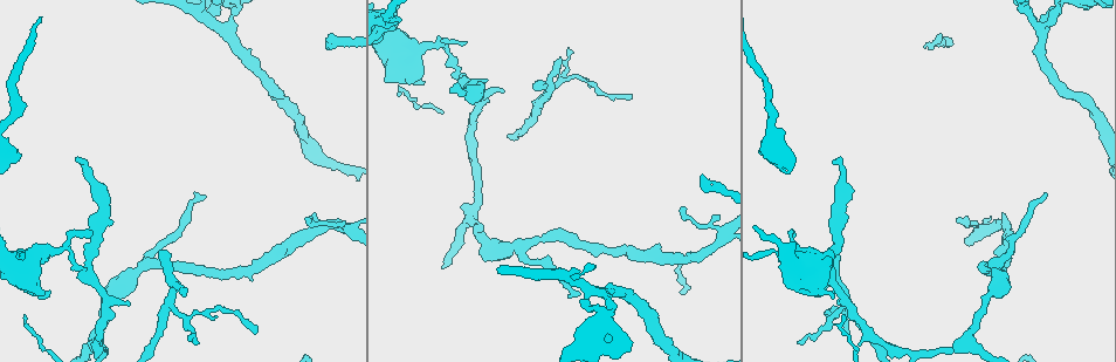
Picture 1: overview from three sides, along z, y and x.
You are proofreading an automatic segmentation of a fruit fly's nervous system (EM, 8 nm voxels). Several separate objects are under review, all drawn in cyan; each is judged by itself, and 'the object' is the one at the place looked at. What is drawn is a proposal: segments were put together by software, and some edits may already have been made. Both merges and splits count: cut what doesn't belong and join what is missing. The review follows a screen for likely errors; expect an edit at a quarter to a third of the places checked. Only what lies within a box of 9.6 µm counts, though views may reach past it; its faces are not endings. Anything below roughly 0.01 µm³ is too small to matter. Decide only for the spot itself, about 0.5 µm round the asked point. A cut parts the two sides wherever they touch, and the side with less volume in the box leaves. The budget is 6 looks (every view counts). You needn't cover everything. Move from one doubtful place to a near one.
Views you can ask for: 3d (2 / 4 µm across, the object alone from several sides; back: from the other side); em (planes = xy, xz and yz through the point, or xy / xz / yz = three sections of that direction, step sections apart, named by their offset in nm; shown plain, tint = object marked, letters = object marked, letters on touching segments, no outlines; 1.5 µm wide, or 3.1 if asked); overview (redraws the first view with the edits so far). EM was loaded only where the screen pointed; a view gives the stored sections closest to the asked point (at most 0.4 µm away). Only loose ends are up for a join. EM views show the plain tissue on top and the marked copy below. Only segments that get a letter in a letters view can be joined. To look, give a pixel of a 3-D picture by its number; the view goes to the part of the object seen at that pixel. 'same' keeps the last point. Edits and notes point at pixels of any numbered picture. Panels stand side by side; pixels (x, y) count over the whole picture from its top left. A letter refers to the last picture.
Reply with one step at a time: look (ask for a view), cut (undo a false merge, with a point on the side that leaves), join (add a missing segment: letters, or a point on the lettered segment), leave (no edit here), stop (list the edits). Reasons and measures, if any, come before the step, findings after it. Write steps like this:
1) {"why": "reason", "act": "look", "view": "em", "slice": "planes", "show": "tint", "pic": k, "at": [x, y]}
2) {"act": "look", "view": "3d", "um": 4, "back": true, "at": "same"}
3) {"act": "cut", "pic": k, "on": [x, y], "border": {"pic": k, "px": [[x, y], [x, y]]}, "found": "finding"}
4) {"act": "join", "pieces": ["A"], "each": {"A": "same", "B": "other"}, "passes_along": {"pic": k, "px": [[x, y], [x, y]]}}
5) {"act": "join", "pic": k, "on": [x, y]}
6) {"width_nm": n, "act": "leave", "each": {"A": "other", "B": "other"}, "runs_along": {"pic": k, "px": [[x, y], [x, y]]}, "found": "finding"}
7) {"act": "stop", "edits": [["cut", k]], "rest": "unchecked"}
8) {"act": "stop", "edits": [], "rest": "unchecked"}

{"why": "free end", "act": "look", "view": "3d", "um": 2, "pic": 1, "at": [198, 343]}

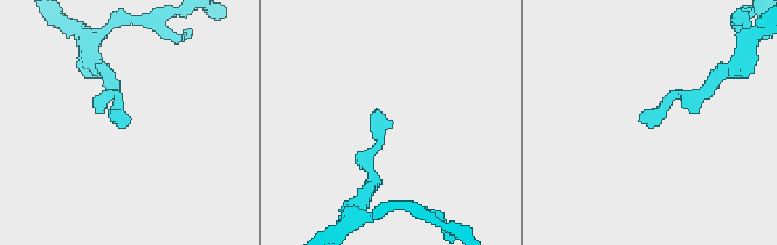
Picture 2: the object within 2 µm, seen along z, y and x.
{"why": "need the tissue", "act": "look", "view": "em", "slice": "planes", "show": "letters", "pic": 2, "at": [650, 120]}

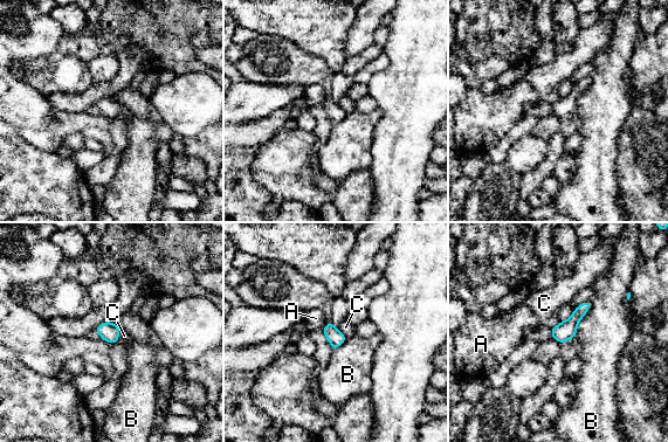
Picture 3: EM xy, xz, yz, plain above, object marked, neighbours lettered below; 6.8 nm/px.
{"width_nm": 110, "act": "leave", "each": {"A": "other", "B": "other", "C": "other"}, "found": "none of them fits"}

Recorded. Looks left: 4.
{"why": "calibre changes", "act": "look", "view": "3d", "um": 4, "pic": 1, "at": [770, 250]}

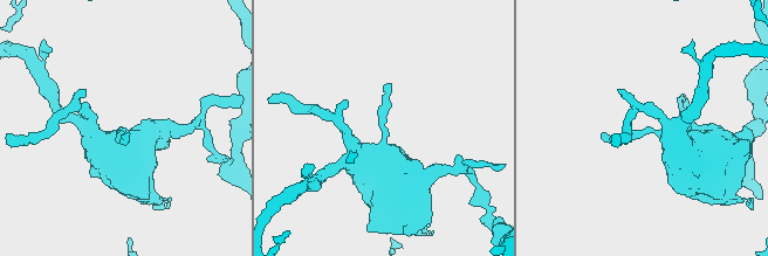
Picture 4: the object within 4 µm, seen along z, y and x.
{"act": "look", "view": "em", "slice": "planes", "show": "tint", "pic": 4, "at": [648, 131]}

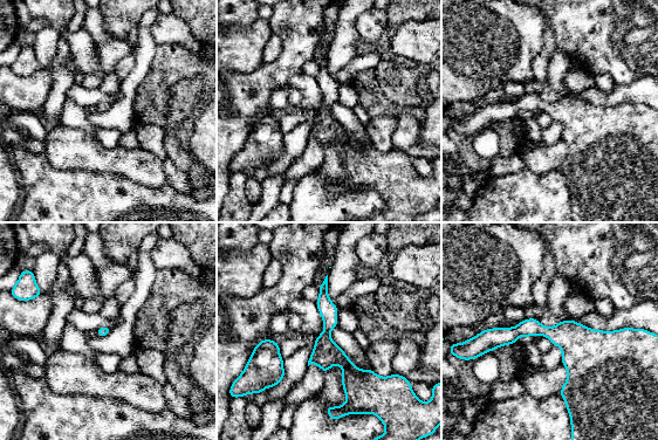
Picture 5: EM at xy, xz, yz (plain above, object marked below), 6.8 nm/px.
{"why": "what lies round it", "act": "look", "view": "em", "slice": "planes", "show": "letters", "at": "same"}

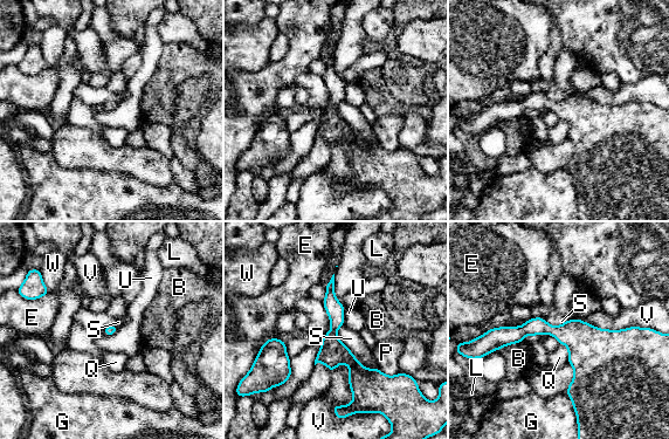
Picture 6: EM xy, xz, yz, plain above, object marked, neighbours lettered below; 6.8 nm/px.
{"width_nm": 70, "act": "leave", "each": {"B": "other", "E": "other", "G": "other", "L": "other", "P": "other", "Q": "other", "S": "other", "U": "other", "V": "other", "W": "other"}, "border": {"pic": 6, "px": [[345, 308], [342, 324]]}, "found": "all the same neuron"}

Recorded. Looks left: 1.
{"act": "stop", "edits": [], "rest": "unchecked"}

